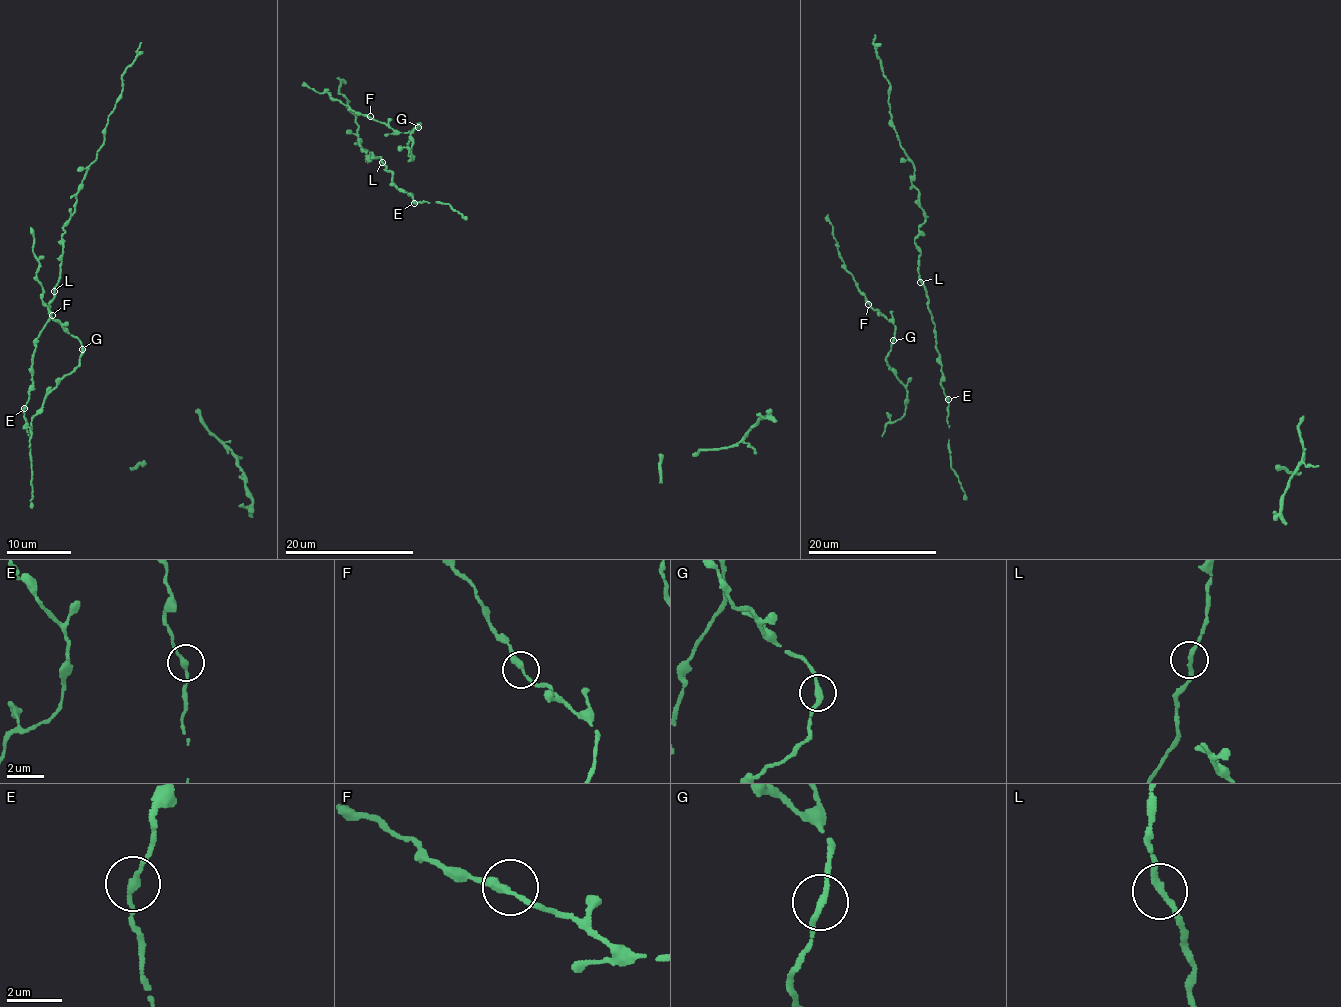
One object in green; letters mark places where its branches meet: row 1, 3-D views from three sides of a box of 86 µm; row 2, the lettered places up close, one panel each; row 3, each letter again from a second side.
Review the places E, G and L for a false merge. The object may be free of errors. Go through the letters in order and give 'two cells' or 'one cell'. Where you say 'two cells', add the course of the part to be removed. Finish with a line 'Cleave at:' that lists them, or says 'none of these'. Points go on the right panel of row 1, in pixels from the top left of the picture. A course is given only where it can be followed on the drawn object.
E: one cell
G: one cell
L: one cell
Cleave at: none of these

